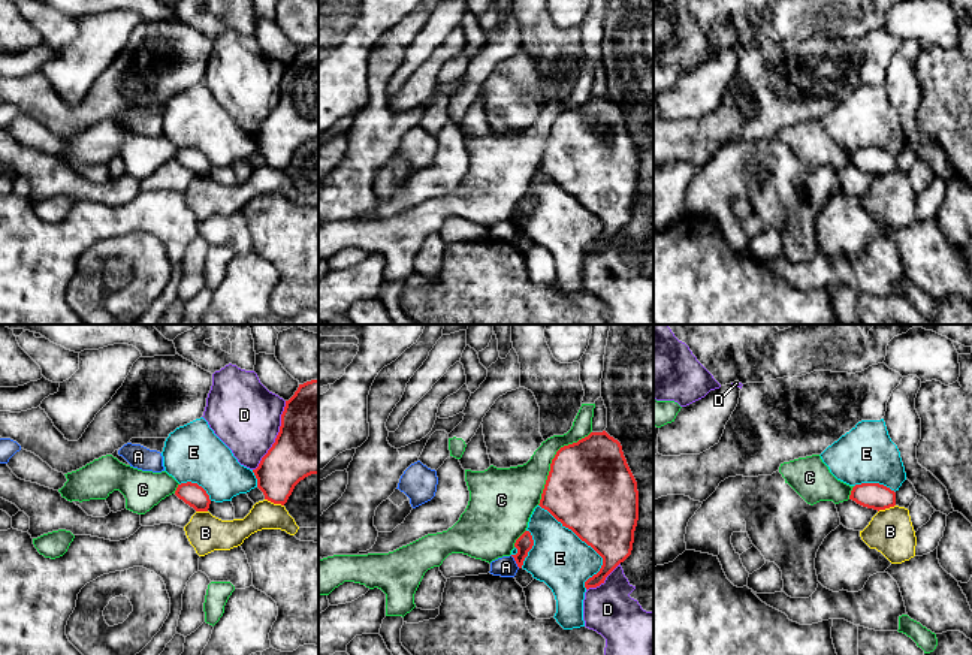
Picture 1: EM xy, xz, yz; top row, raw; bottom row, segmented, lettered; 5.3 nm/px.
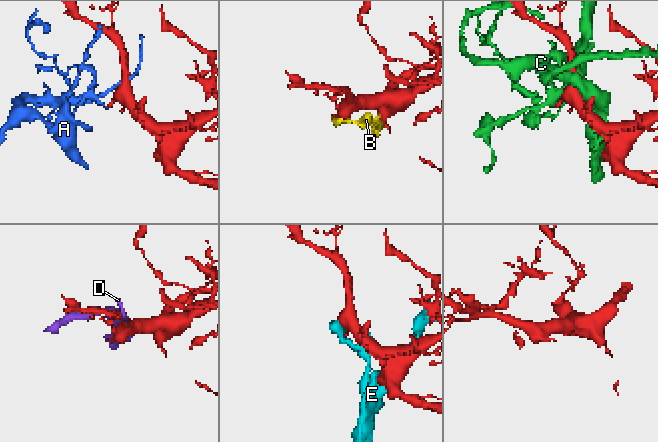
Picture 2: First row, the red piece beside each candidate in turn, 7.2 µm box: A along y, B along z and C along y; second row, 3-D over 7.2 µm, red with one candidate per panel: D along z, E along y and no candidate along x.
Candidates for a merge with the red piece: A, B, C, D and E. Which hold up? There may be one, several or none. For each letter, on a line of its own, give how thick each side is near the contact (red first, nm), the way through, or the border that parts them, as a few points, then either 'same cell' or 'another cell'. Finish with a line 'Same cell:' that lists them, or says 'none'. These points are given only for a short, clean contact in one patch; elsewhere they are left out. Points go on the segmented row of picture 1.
A: calibres 90 and 110 nm; border xz (510, 555), (519, 567); another cell
B: calibres 240 and 160 nm; another cell
C: calibres 480 and 260 nm; another cell
D: calibres 420 and 380 nm; another cell
E: calibres 440 and 300 nm; another cell
Same cell: none

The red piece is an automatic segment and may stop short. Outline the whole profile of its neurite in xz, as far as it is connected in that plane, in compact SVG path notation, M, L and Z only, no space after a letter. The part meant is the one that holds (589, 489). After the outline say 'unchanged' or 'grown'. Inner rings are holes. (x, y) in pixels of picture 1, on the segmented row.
M606 431L591 432L556 452L538 505L603 558L600 571L585 582L586 589L604 583L606 577L631 555L639 520L637 482L621 443Z | unchanged

